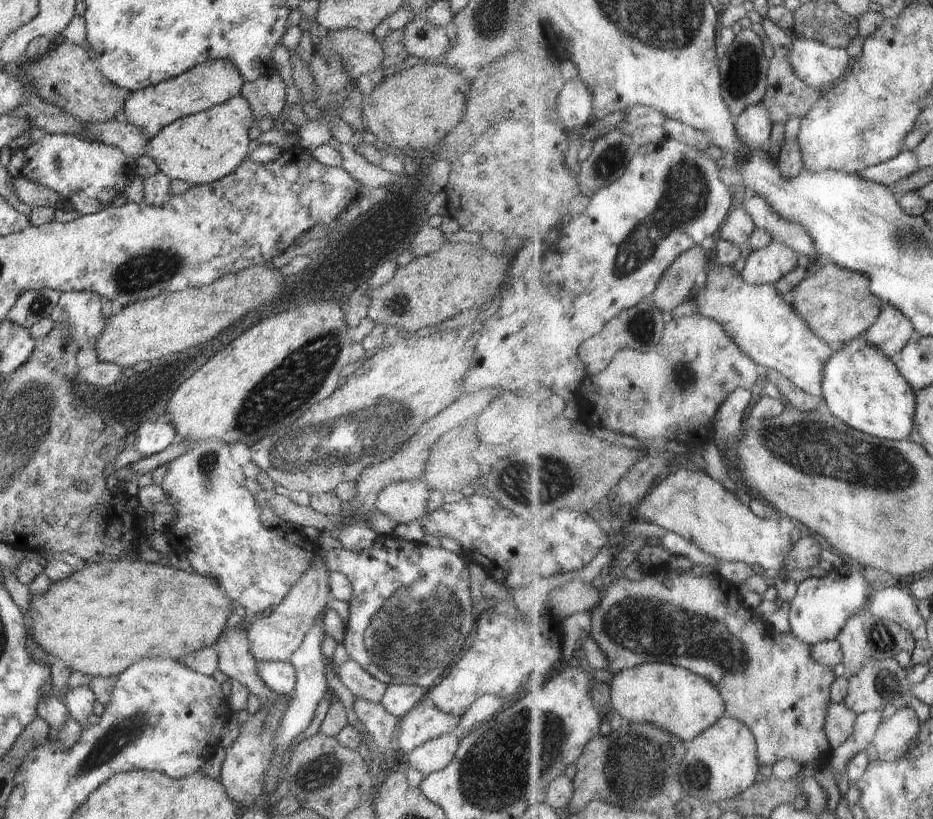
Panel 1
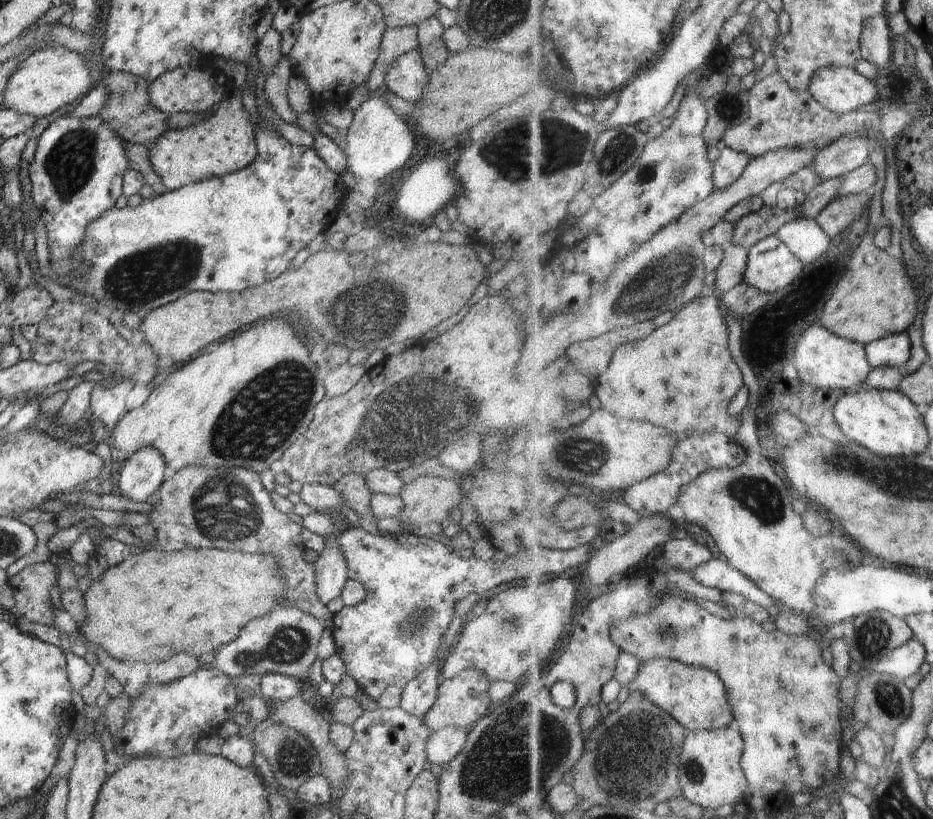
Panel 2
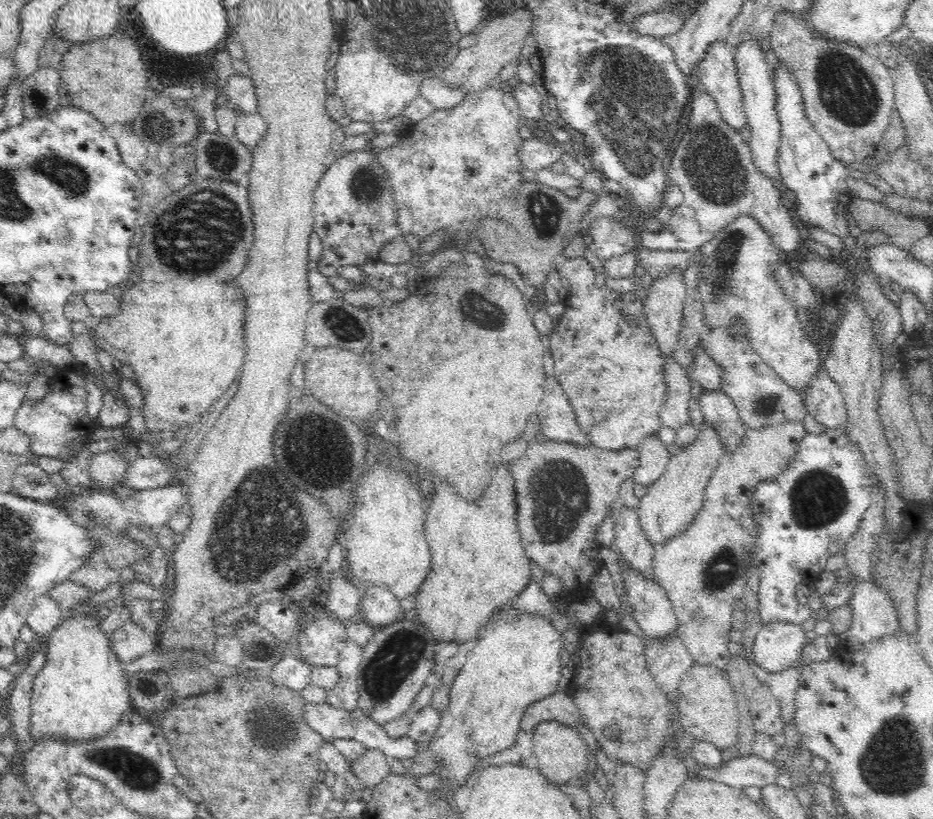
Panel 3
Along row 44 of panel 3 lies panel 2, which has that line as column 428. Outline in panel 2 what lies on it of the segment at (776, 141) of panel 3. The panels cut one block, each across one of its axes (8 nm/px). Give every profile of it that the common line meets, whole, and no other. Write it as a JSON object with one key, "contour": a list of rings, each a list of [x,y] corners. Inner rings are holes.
{"contour":[[[449,726],[432,732],[425,744],[429,764],[448,764],[464,748],[468,730],[462,727]]]}

